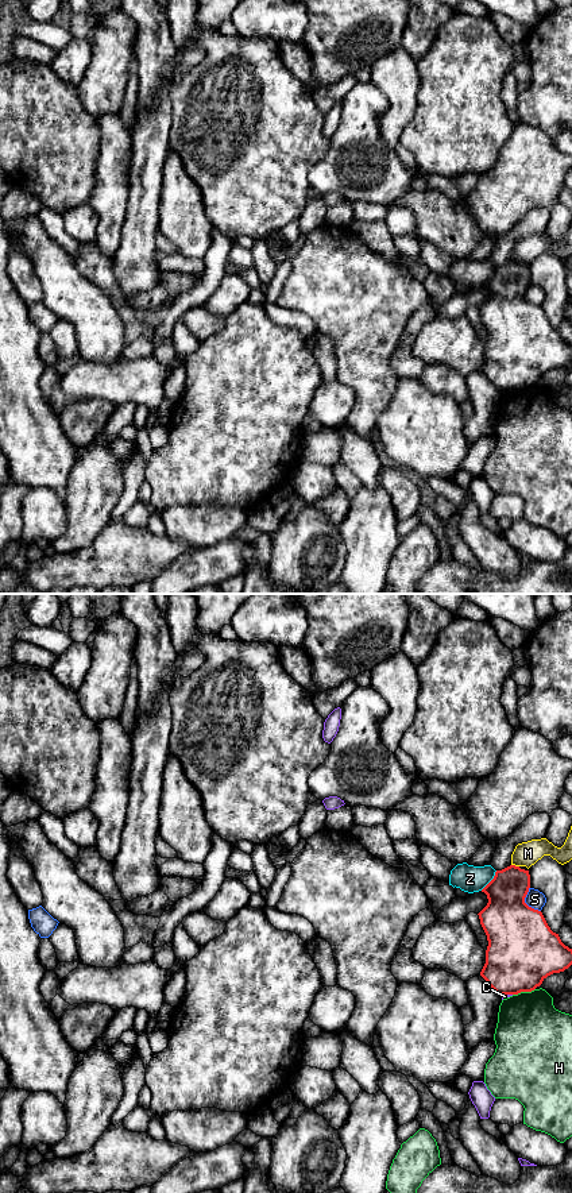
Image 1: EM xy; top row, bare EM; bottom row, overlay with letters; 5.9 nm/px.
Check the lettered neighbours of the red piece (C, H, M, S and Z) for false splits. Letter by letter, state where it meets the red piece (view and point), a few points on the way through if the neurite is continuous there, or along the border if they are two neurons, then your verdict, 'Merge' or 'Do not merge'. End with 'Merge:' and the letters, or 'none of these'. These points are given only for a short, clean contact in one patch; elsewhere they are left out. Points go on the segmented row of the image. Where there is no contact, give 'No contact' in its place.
C: Touches red at xy (506, 993). Do not merge
H: Touches red at xy (524, 991). Do not merge
M: Touches red at xy (514, 865). Do not merge
S: Touches red at xy (524, 902). Boundary: xy (529, 887), (525, 902), (540, 911). Do not merge
Z: Touches red at xy (491, 880). Boundary: xy (497, 871), (480, 890). Do not merge
Merge: none of these

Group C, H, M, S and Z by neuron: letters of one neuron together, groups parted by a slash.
C / H / M / S / Z

